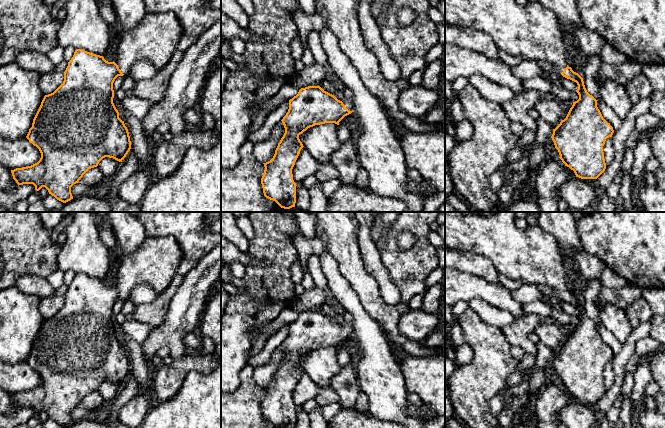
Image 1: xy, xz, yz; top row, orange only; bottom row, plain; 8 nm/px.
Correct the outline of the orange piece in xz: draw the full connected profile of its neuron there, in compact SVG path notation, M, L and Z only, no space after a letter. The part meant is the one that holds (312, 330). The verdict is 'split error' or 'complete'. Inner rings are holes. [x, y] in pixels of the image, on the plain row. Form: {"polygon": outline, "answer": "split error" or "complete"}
{"polygon": "M308 310L301 312L296 320L289 324L289 333L281 344L285 357L275 374L273 382L263 387L265 394L261 402L264 420L277 428L296 427L296 407L293 404L292 393L304 371L299 363L299 359L308 352L325 347L339 346L347 339L352 337L353 325L338 324L334 319L324 315L320 310Z", "answer": "split error"}

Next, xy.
{"polygon": "M173 236L146 237L135 252L121 255L113 286L76 273L64 296L63 307L53 317L44 320L26 360L39 373L40 384L31 390L11 394L18 410L33 408L36 415L45 411L49 418L66 427L73 423L71 411L89 393L97 391L103 382L122 386L131 373L131 365L113 327L113 307L118 300L129 298L131 289L138 284L148 284L157 294L162 293L177 274L183 259Z", "answer": "split error"}

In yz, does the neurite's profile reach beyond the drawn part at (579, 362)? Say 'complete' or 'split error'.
split error

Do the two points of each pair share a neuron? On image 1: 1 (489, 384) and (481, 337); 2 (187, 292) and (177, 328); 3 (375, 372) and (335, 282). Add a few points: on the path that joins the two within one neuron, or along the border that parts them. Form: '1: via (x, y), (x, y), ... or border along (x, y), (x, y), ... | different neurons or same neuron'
1: via (489, 372), (489, 349) | same neuron
2: via (187, 301), (187, 306), (181, 319) | same neuron
3: via (373, 350), (363, 321), (352, 304) | same neuron

